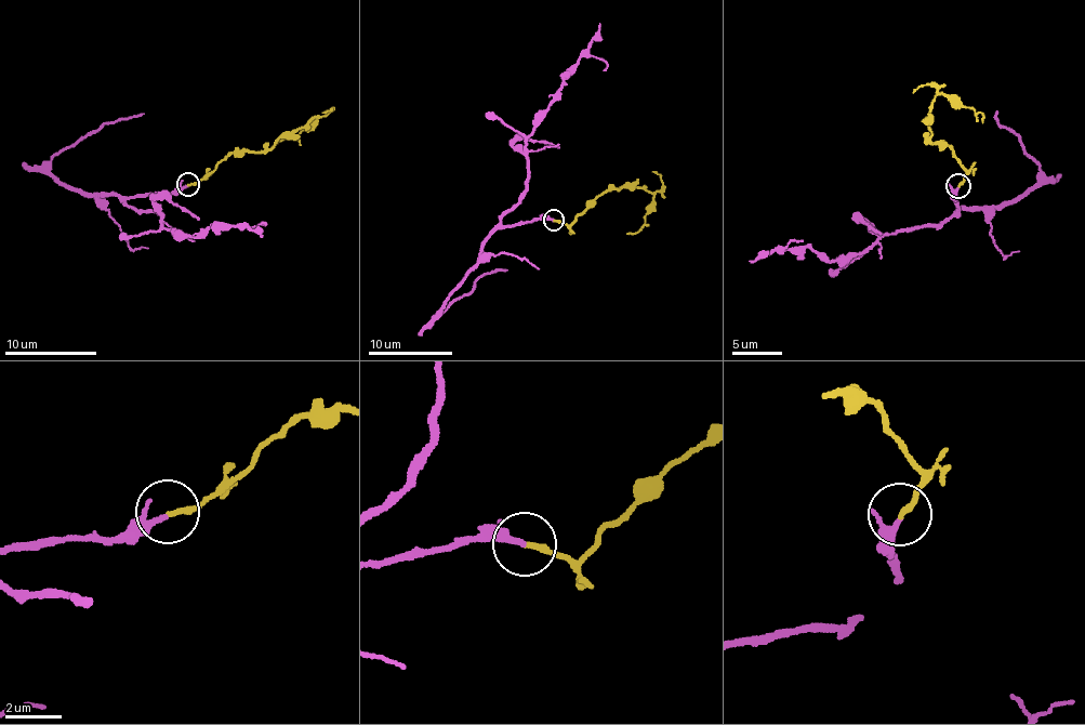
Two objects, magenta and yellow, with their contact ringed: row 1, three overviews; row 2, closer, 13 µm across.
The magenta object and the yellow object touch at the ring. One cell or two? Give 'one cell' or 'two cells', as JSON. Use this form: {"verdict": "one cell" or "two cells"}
{"verdict": "one cell"}

